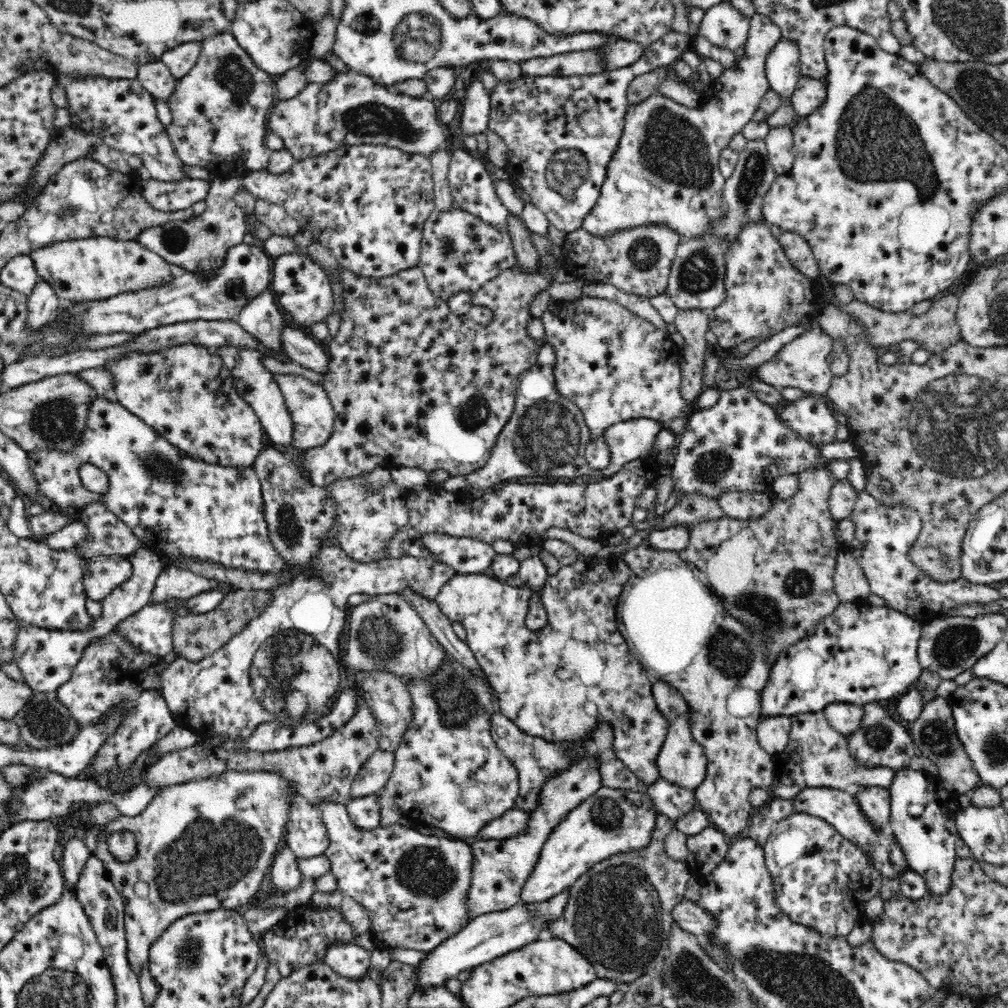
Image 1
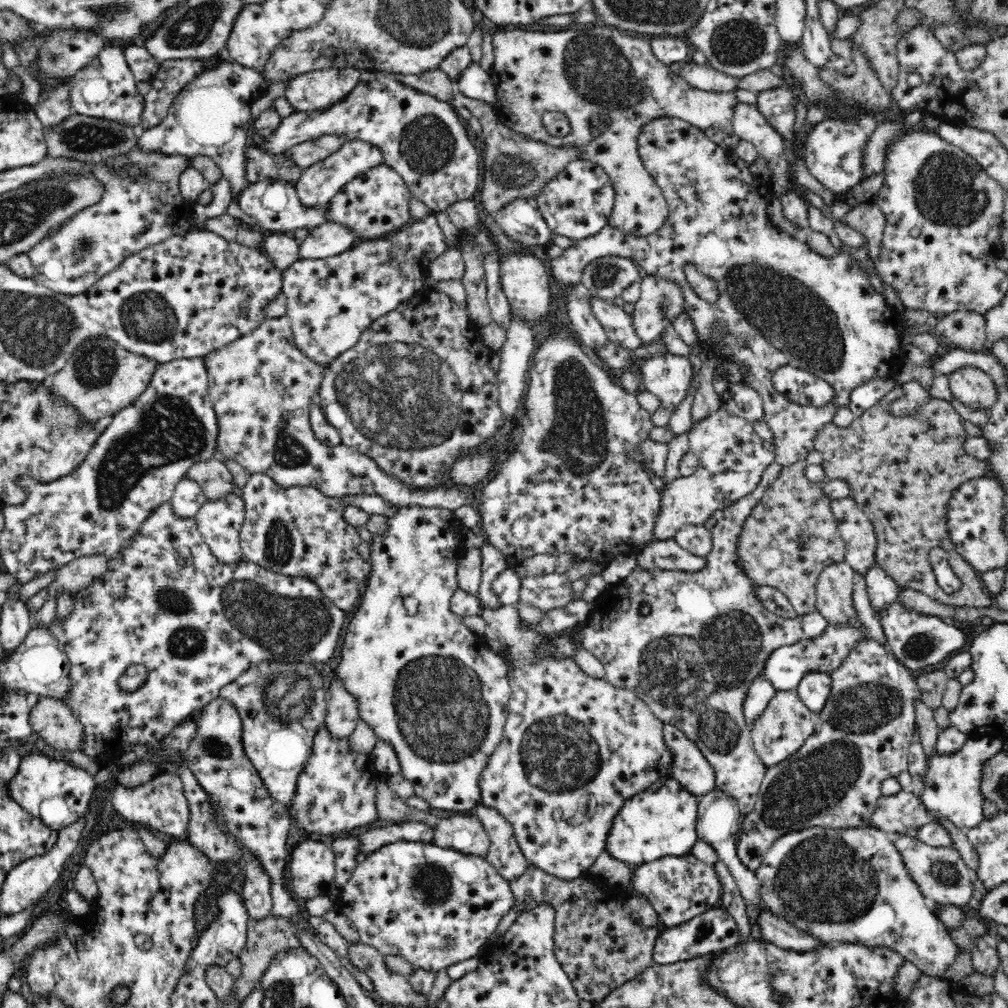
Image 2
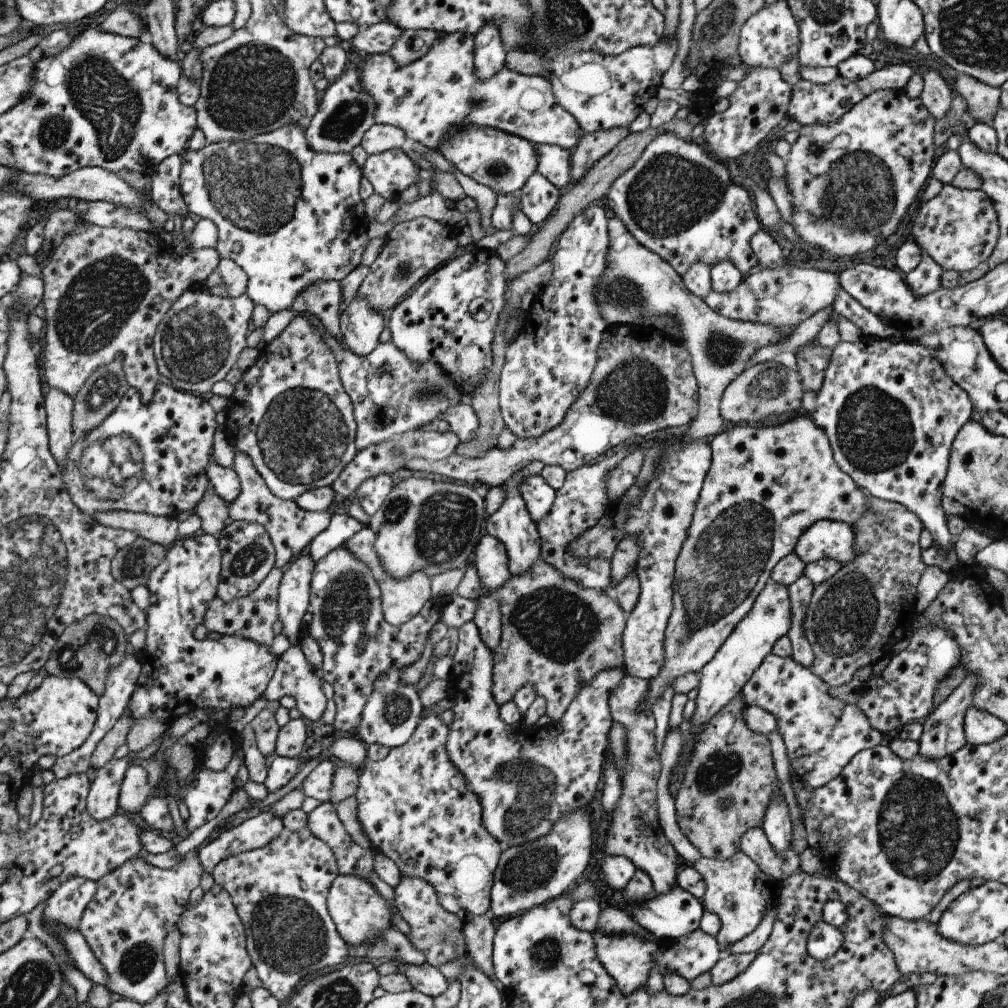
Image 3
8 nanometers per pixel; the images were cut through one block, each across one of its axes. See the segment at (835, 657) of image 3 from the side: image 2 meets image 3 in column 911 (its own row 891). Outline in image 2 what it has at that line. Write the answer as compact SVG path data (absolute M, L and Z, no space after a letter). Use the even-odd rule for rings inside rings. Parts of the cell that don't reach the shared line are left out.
M529 863L522 876L510 881L510 887L516 897L514 908L527 911L544 901L556 907L553 953L566 973L566 977L570 979L574 993L580 998L580 1001L601 1001L616 988L637 978L643 974L646 968L655 964L653 954L657 939L656 928L636 926L629 918L621 906L621 898L624 896L624 890L627 890L625 887L609 885L601 878L586 873L574 880L557 879L555 876L546 874L534 863Z

